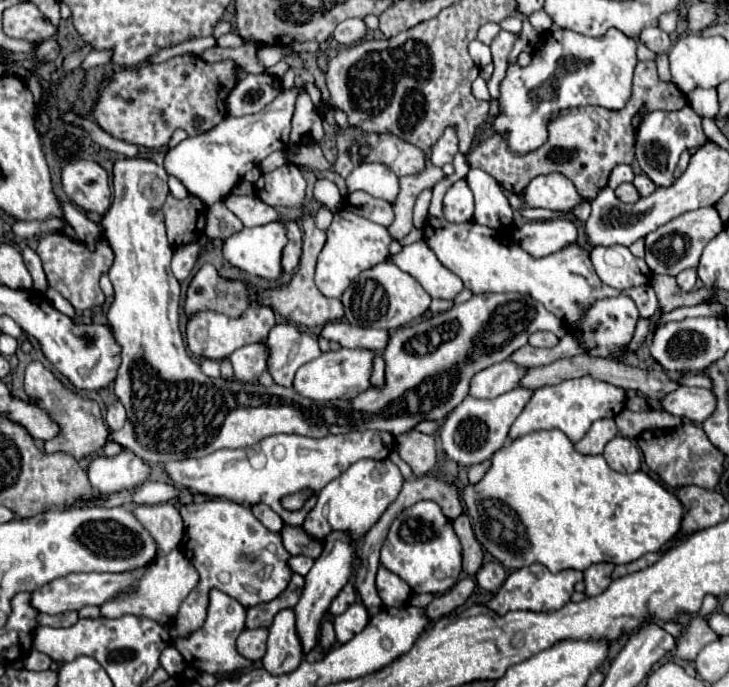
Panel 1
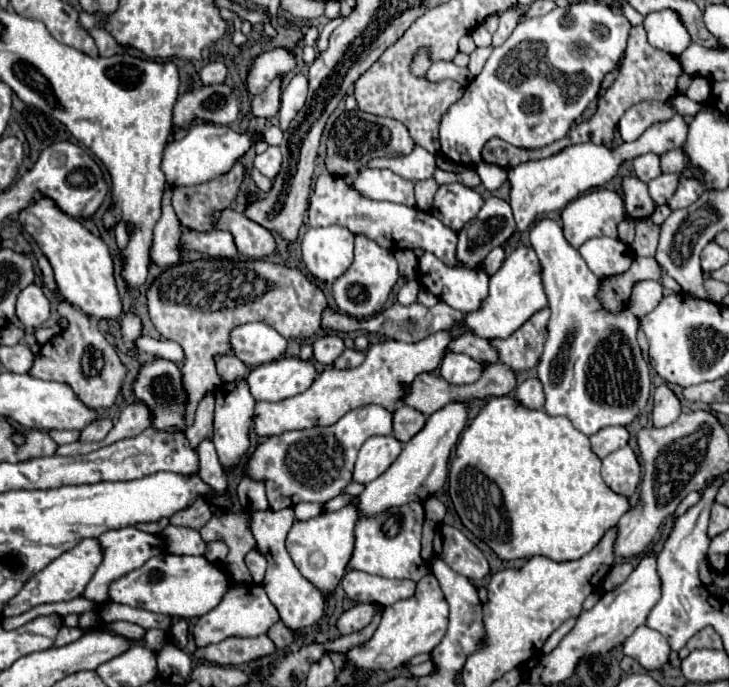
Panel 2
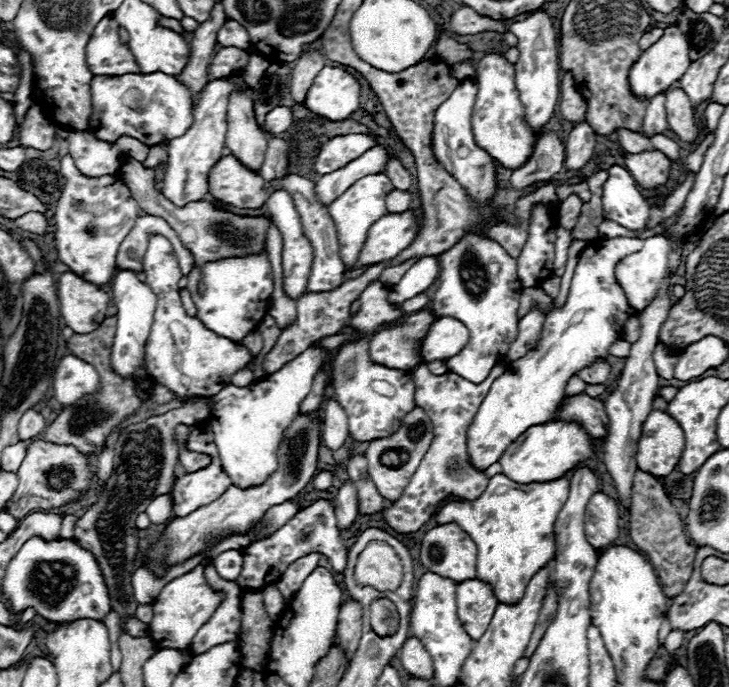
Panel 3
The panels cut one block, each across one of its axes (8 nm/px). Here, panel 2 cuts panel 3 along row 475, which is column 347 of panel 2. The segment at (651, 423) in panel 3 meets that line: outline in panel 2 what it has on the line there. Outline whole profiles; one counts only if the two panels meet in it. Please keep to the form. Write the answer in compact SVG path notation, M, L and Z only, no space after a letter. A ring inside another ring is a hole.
M428 574L428 578L422 578L418 582L416 594L408 600L400 600L392 606L386 606L382 612L382 622L376 628L374 636L360 644L350 648L344 654L346 666L356 666L364 670L392 670L398 666L404 666L414 656L422 652L432 652L440 640L444 638L448 628L448 604L444 600L444 594L438 586L438 580L434 574Z

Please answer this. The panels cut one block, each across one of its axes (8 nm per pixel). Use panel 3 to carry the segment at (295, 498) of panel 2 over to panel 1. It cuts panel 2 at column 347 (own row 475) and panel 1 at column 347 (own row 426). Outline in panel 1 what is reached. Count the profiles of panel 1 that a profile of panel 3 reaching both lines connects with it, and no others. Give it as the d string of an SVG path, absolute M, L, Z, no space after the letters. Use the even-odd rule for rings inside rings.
M380 430L348 432L348 434L324 436L324 438L274 434L248 448L216 450L204 458L186 458L180 462L168 462L166 472L174 482L198 494L226 498L244 506L254 506L258 502L264 502L284 520L284 524L300 526L306 514L316 504L314 496L330 480L338 478L348 466L352 466L360 458L384 460L390 456L392 450L394 450L394 436ZM300 490L312 490L312 498L308 498L300 510L294 512L284 510L282 498L288 494L296 494Z

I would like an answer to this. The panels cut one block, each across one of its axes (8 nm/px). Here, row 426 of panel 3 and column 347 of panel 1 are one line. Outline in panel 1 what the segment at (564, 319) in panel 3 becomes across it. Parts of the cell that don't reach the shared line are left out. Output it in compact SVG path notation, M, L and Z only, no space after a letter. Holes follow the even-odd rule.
M390 458L358 460L344 474L340 474L326 488L322 488L316 506L306 516L302 528L318 540L324 540L332 530L348 530L354 538L362 538L362 534L372 528L378 522L380 514L396 500L402 484L404 478Z

